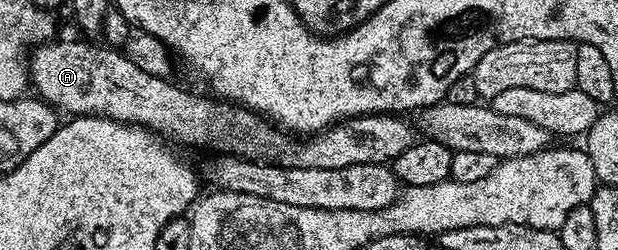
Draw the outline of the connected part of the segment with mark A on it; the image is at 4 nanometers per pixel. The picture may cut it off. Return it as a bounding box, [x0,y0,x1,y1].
[28,40,419,168]

